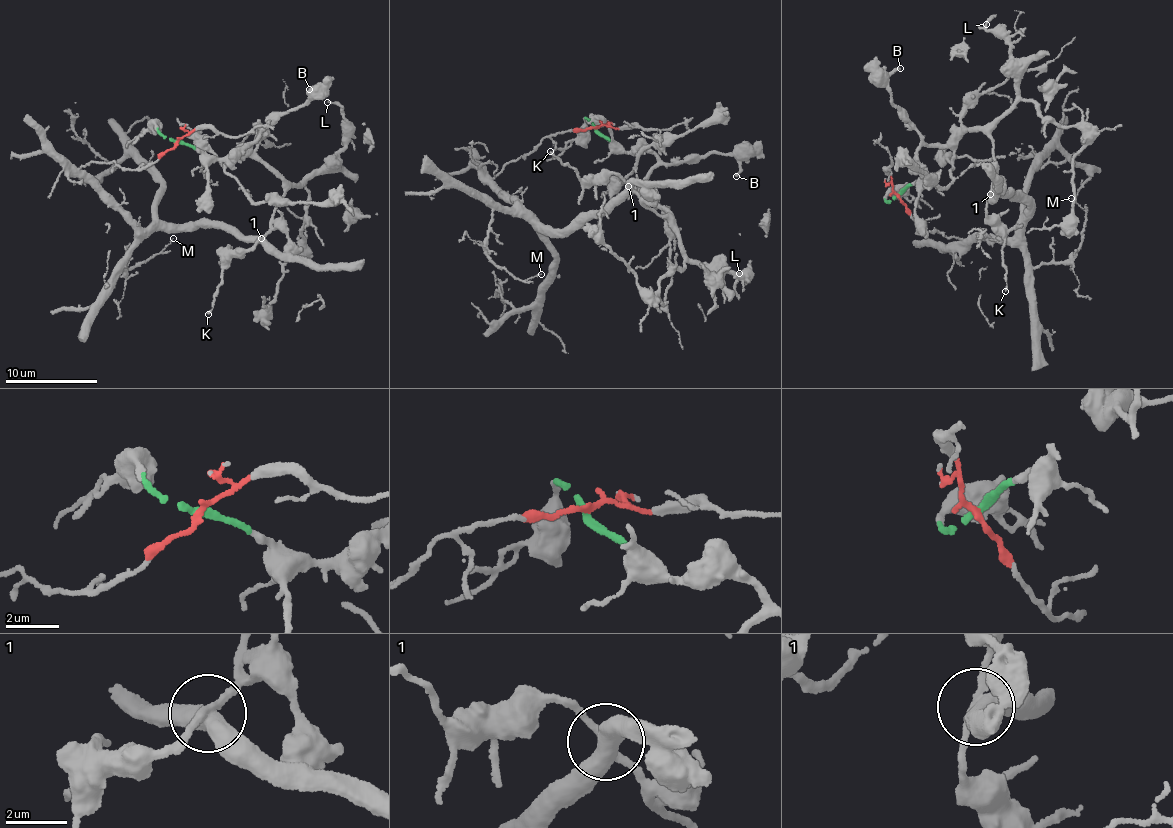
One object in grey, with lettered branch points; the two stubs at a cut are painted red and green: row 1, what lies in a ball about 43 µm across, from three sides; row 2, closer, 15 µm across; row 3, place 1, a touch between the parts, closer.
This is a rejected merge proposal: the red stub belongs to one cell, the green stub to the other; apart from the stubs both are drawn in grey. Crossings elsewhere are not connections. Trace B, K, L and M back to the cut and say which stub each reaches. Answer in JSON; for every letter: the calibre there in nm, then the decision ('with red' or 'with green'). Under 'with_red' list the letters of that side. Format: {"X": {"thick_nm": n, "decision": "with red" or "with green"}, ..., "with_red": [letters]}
{"B": {"thick_nm": 180, "decision": "with green"}, "K": {"thick_nm": 140, "decision": "with green"}, "L": {"thick_nm": 130, "decision": "with green"}, "M": {"thick_nm": 90, "decision": "with red"}, "with_red": ["M"]}

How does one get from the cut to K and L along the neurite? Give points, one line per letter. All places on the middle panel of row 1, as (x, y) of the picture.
K: (595, 128), (627, 152), (656, 156), (648, 200), (667, 214), (614, 174), (585, 180), (550, 151)
L: (595, 128), (627, 152), (656, 156), (645, 197), (671, 216), (688, 258), (734, 275), (749, 267), (740, 273)

